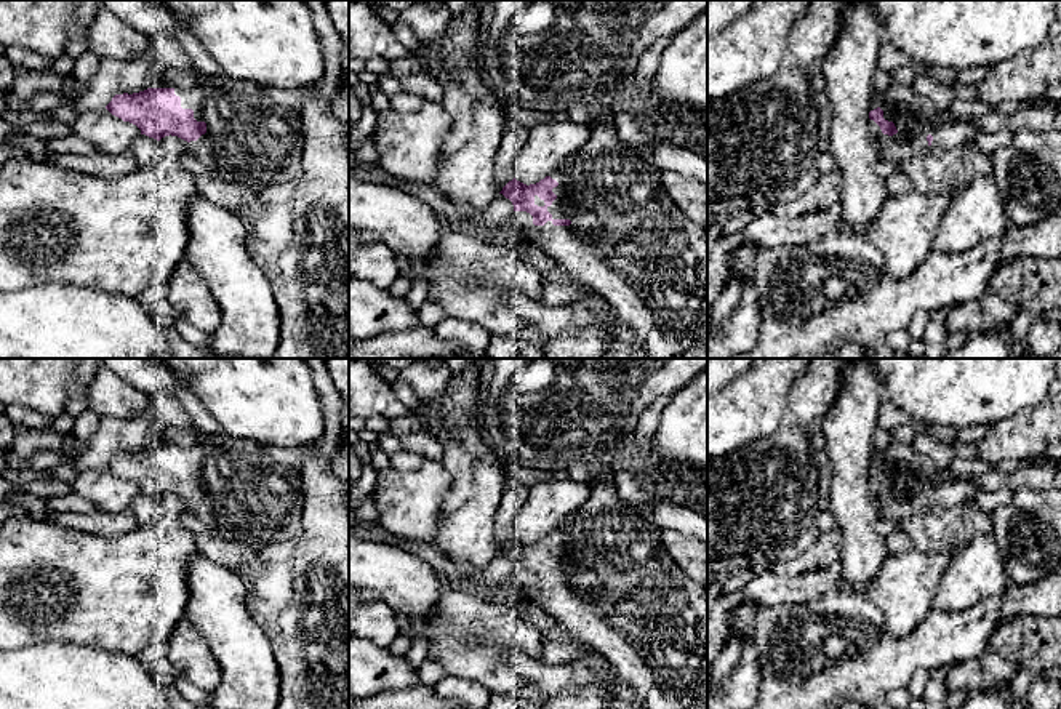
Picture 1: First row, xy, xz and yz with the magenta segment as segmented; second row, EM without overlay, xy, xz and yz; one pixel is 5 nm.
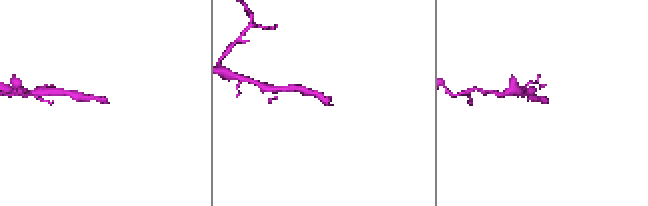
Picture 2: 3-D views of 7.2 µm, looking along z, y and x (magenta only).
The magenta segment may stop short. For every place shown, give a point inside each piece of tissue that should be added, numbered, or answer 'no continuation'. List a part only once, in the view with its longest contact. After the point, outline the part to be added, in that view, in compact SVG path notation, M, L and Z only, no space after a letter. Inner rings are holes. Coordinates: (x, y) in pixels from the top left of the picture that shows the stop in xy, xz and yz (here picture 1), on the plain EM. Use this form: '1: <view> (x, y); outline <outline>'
1: xz (628, 599); outline M599 482L592 487L591 498L575 512L571 512L567 520L551 533L552 538L559 541L552 551L557 557L547 565L552 578L544 584L533 584L531 599L535 603L549 615L560 629L567 631L576 640L586 643L594 651L603 656L610 664L615 675L627 687L635 691L635 706L639 709L688 709L698 699L703 698L707 688L707 648L696 643L691 634L691 623L699 616L707 616L707 586L695 583L669 555L667 549L661 543L658 531L653 523L637 511L631 509L616 493L616 488L607 482Z

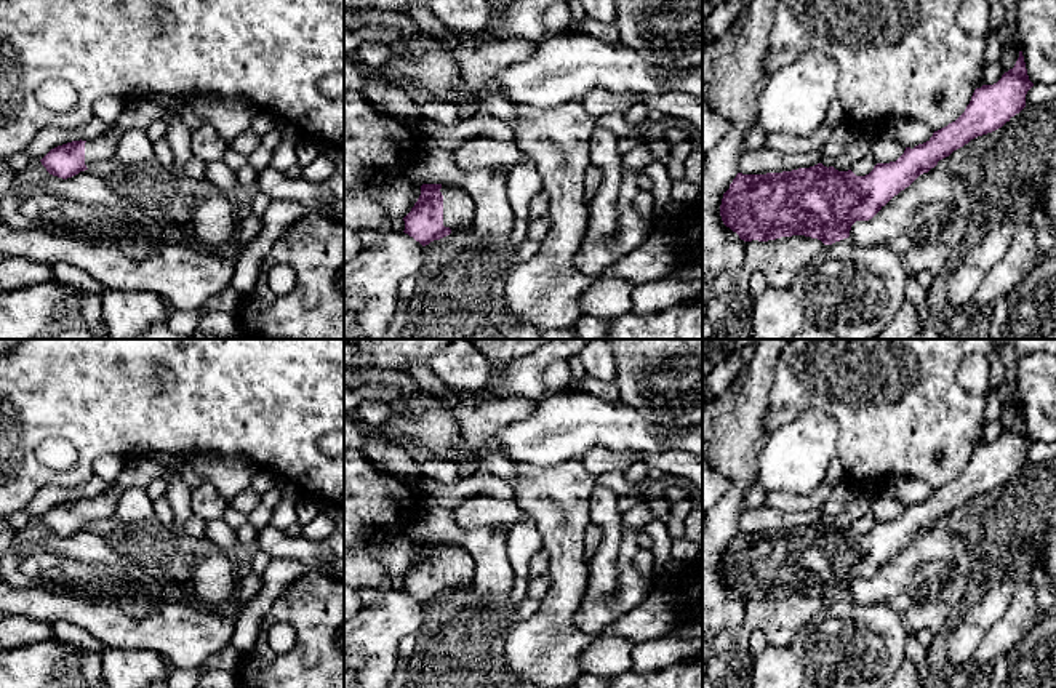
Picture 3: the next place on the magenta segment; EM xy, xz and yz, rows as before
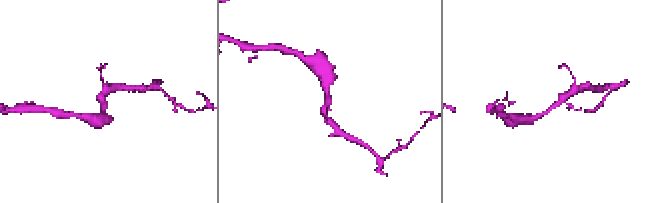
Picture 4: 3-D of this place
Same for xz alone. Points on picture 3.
1: xz (458, 567); outline M450 542L442 544L440 550L443 554L443 584L450 586L451 592L470 589L475 563L469 552Z

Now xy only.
1: xy (141, 471); outline M155 456L134 458L112 482L112 488L107 493L85 501L86 526L115 517L117 501L126 488L146 488L152 480L166 478L170 474L171 470L162 466Z

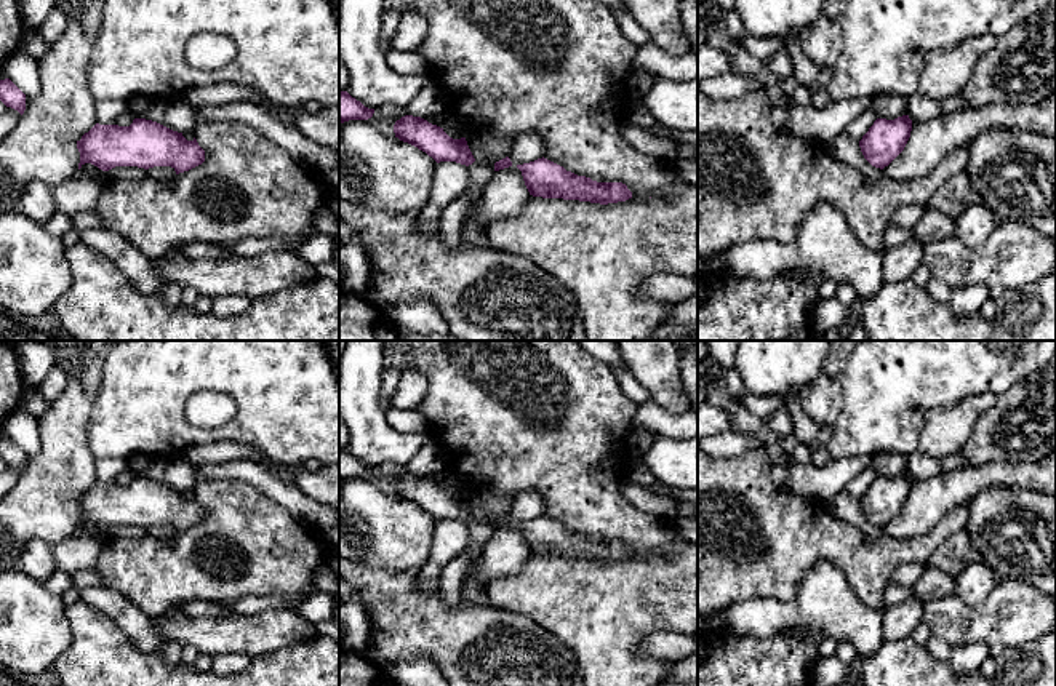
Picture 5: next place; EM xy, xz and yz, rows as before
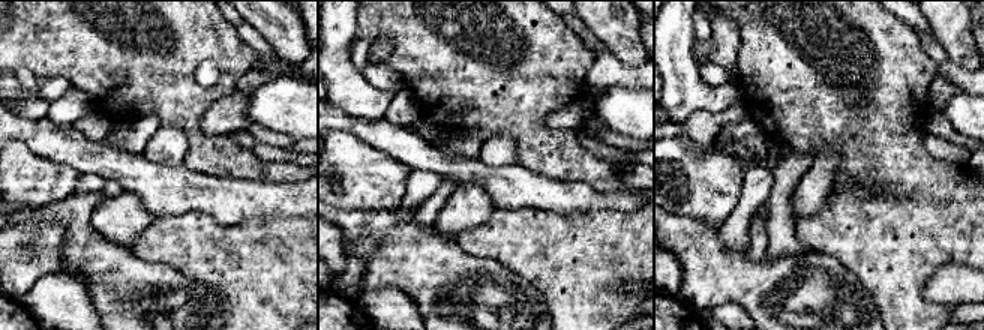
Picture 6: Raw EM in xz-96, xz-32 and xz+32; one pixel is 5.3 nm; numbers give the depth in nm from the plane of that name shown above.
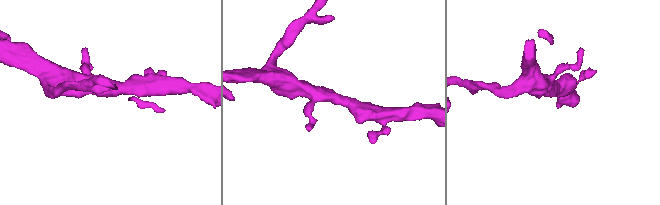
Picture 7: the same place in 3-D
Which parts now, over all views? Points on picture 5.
no continuation

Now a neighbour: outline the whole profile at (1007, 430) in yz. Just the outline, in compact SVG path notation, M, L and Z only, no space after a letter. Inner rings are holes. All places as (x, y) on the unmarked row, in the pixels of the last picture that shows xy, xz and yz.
M1056 357L992 398L960 451L966 465L1034 462L1056 449Z

